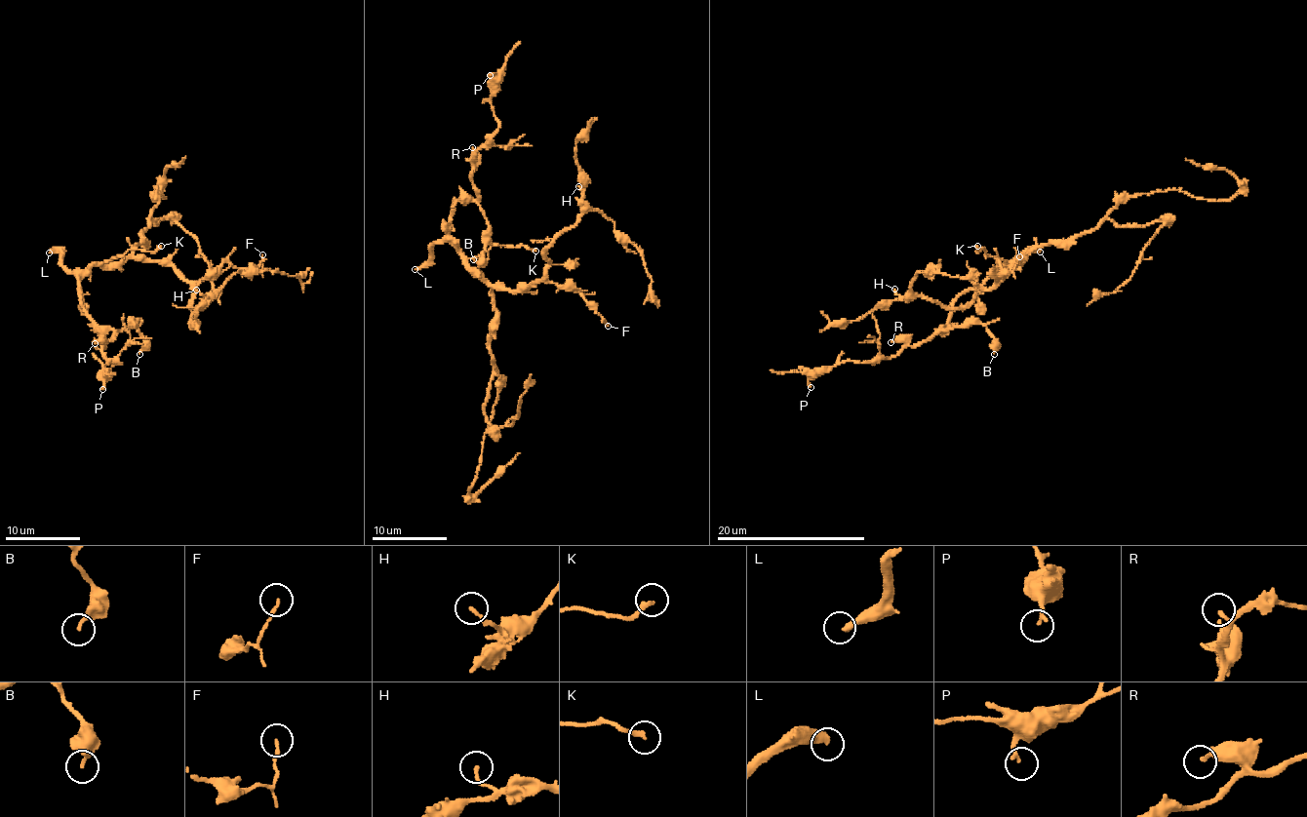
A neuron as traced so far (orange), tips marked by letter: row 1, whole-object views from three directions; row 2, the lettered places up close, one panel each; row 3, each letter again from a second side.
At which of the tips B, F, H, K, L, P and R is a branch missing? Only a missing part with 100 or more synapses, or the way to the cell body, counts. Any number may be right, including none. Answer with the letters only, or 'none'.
L

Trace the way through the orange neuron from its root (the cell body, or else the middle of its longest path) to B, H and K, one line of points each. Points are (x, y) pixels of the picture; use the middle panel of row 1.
B: (476, 273), (448, 230), (454, 201), (476, 201), (489, 225), (482, 261), (473, 259)
H: (476, 273), (511, 291), (534, 287), (545, 274), (547, 248), (581, 213), (578, 186)
K: (476, 273), (466, 260), (480, 256), (493, 245), (527, 246), (535, 251)

